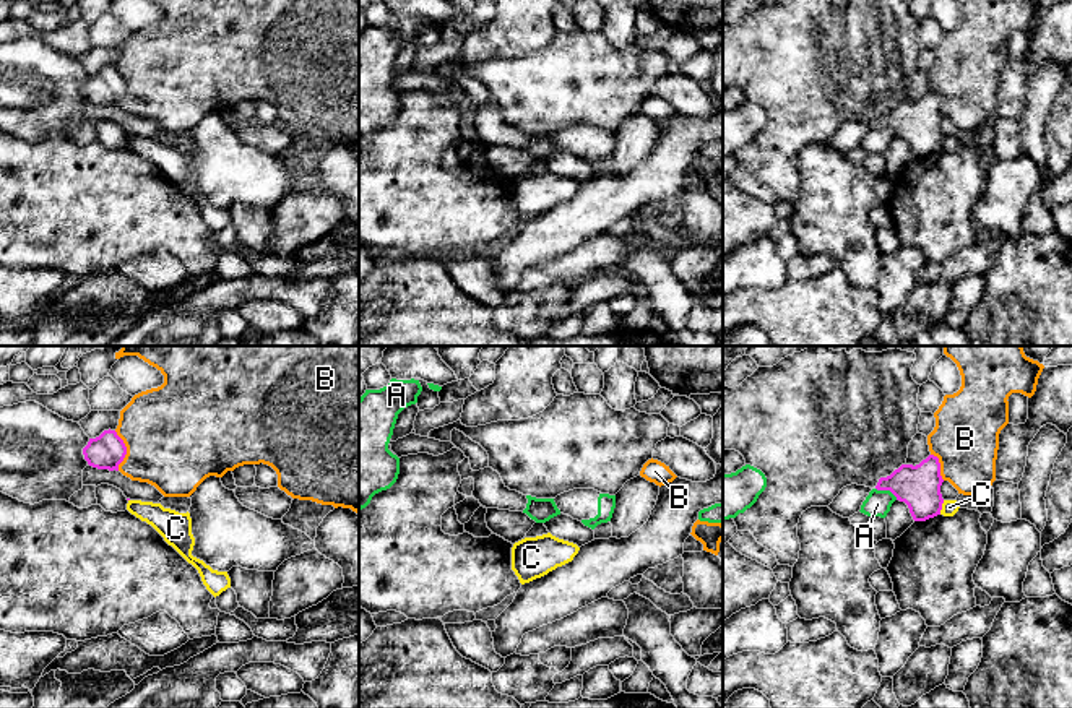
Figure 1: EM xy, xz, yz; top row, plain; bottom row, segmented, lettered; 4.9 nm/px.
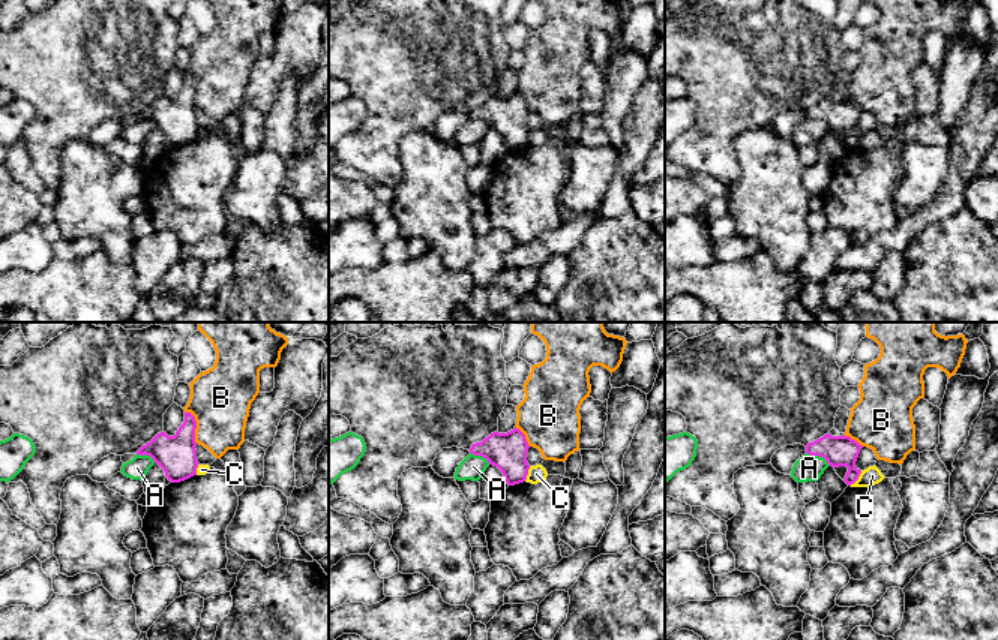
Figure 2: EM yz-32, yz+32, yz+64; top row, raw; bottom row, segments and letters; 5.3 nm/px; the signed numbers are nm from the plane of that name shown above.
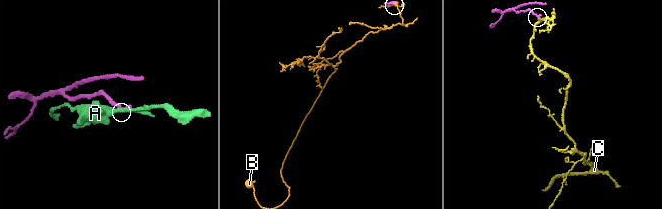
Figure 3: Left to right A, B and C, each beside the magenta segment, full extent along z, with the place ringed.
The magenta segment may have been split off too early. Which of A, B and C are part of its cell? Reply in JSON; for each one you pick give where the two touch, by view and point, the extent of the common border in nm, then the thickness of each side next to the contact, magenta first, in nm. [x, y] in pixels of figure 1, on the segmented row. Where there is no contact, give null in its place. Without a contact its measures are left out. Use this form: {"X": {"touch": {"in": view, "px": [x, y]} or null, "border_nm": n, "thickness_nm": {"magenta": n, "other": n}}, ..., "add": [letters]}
{"add": []}

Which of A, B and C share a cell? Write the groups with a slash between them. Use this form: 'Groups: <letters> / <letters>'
Groups: A / B / C

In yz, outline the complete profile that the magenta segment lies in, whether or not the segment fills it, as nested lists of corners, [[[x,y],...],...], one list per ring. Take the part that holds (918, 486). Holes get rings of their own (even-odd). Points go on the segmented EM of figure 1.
[[[929,455],[919,464],[901,464],[890,476],[880,477],[875,489],[890,490],[897,500],[905,502],[914,521],[926,521],[940,515],[942,494],[939,458]]]

